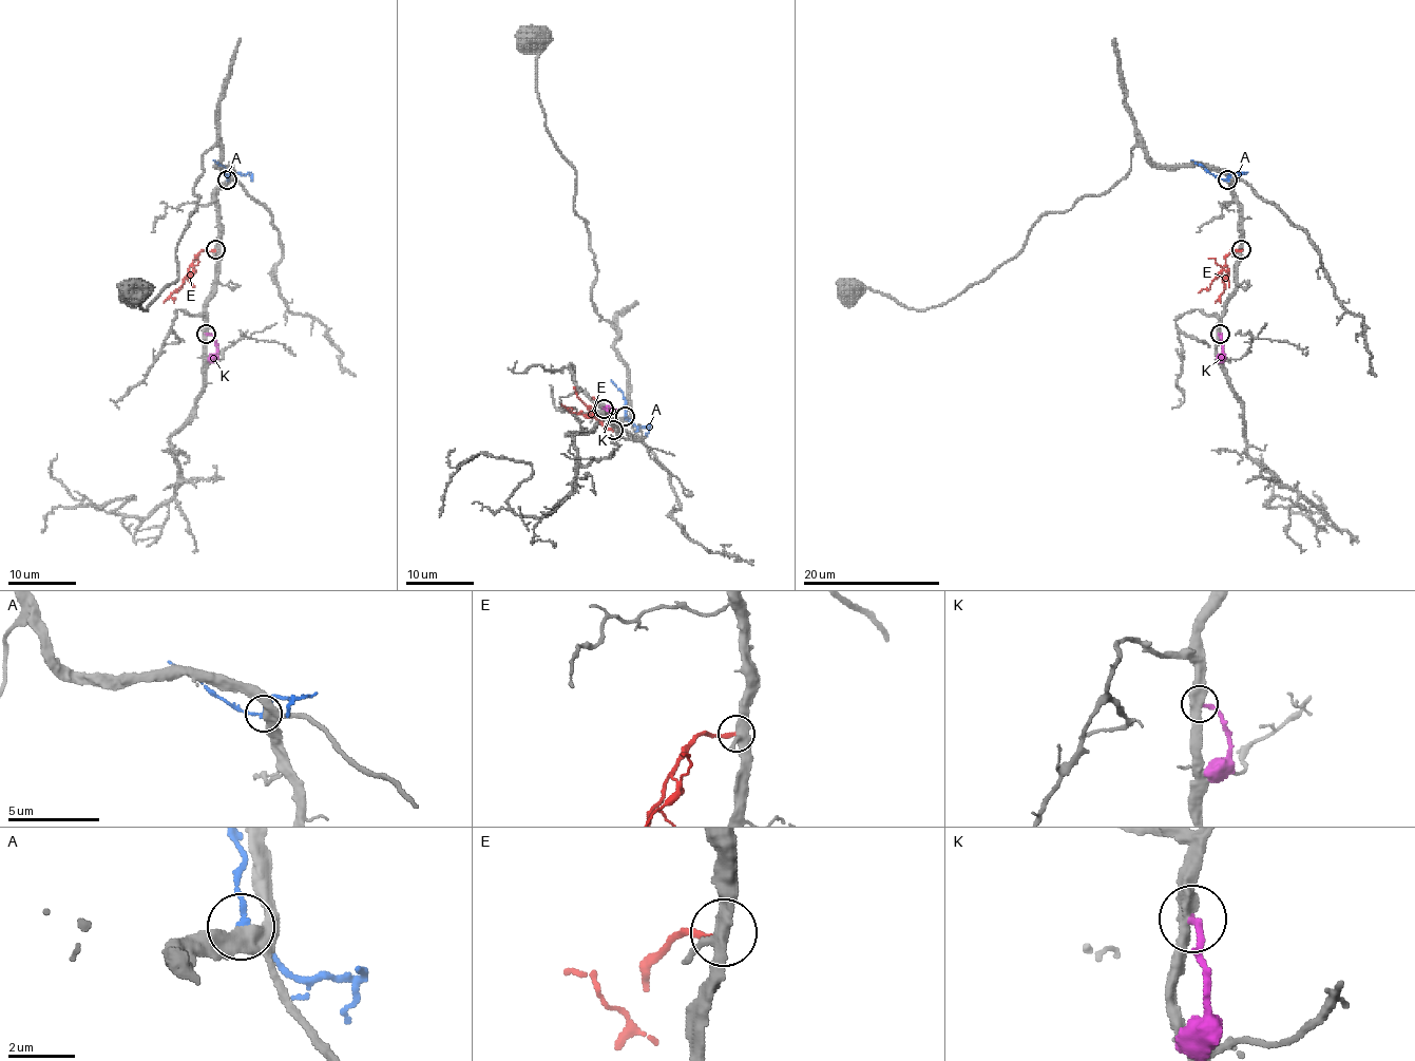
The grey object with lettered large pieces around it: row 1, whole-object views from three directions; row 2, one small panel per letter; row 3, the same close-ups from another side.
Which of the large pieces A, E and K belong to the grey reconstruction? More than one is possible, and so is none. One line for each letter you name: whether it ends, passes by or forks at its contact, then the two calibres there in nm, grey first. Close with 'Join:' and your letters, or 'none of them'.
Join: none of them

